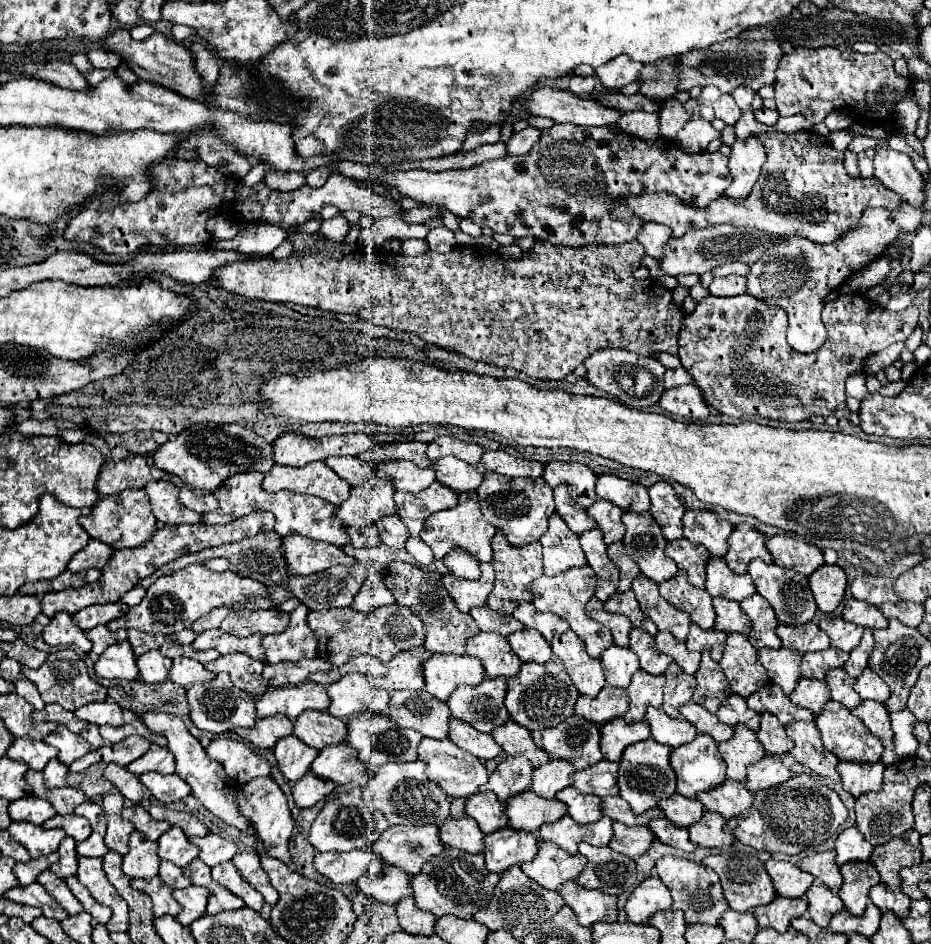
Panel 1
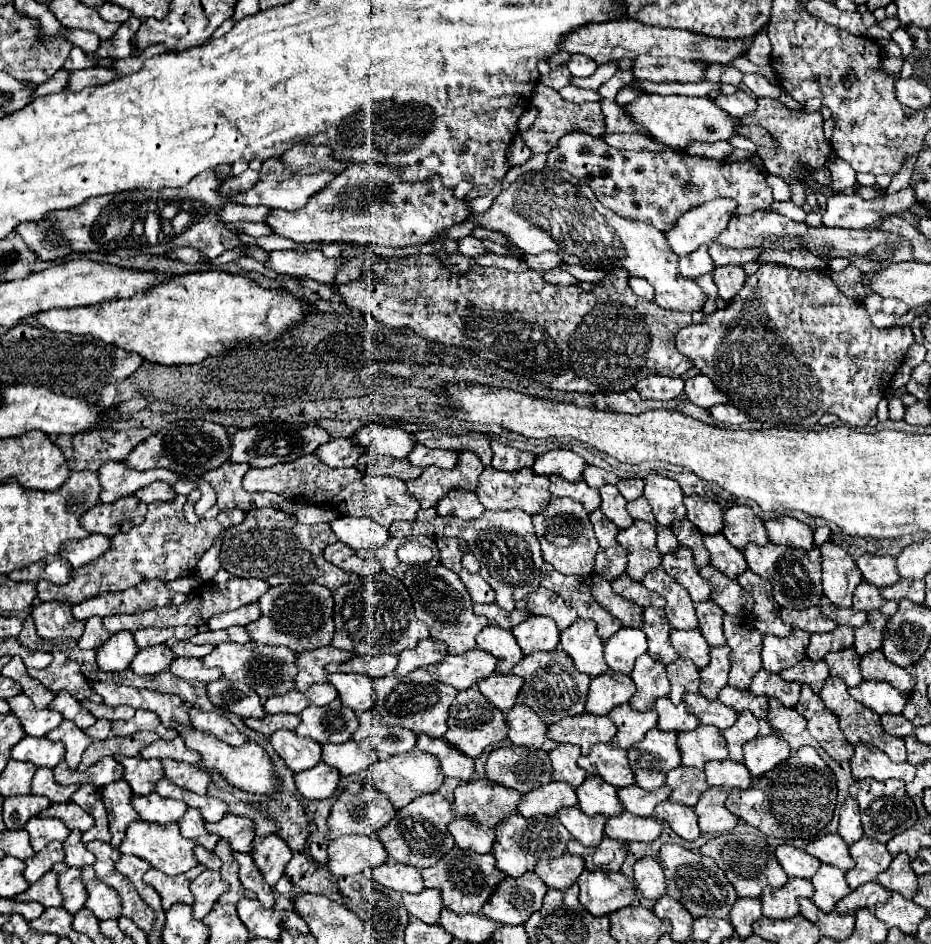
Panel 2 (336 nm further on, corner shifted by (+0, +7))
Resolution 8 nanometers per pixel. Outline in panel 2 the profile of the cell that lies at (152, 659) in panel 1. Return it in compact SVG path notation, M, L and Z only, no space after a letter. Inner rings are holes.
M165 644L149 646L149 648L143 648L137 652L137 656L131 662L131 668L141 676L159 674L171 666L173 658L175 658L173 652Z

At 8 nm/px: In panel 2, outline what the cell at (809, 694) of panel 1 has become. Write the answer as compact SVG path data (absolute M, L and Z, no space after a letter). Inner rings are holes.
M805 658L801 662L797 662L795 666L791 668L785 668L781 672L783 680L787 682L799 682L799 684L809 684L813 688L813 692L821 692L825 680L829 678L829 668L825 664L825 660L811 660L811 658Z

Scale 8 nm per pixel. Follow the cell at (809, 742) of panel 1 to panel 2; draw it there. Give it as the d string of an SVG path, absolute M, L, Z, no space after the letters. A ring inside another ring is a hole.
M801 684L801 698L795 704L795 710L807 718L807 730L833 760L843 762L853 756L853 746L845 740L837 716L807 684Z

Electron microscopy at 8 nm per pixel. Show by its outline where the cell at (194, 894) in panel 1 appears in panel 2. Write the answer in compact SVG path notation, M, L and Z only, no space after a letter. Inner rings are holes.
M205 870L203 874L199 874L191 882L191 892L195 896L193 916L197 920L203 920L203 916L207 916L211 912L211 908L215 906L217 898L227 890L229 890L229 884L221 878L221 874L217 870Z

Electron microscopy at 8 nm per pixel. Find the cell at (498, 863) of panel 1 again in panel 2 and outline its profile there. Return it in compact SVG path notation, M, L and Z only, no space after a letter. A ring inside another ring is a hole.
M513 814L505 818L501 824L497 824L495 834L497 834L497 840L493 844L493 856L497 858L497 868L511 878L519 878L525 872L533 872L539 860L563 856L567 850L567 842L571 840L571 834L559 822L557 816L525 818L521 814Z

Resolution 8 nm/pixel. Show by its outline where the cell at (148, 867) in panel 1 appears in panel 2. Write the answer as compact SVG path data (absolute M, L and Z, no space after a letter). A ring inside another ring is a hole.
M137 820L137 822L127 826L127 832L125 832L125 838L119 846L119 852L121 854L133 854L133 856L139 856L143 860L149 860L149 864L153 868L157 868L157 870L161 870L169 876L177 876L177 874L183 874L189 868L197 866L197 858L193 854L193 848L195 848L195 842L181 836L177 822L157 824L157 822Z

